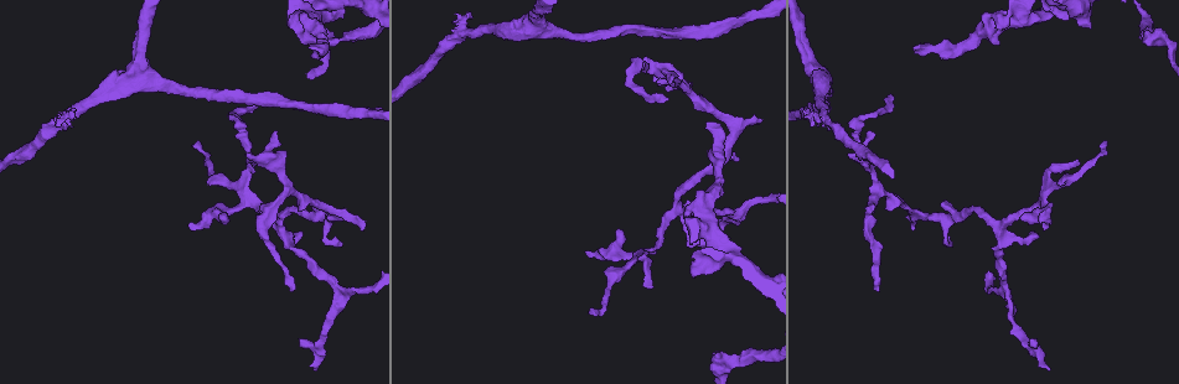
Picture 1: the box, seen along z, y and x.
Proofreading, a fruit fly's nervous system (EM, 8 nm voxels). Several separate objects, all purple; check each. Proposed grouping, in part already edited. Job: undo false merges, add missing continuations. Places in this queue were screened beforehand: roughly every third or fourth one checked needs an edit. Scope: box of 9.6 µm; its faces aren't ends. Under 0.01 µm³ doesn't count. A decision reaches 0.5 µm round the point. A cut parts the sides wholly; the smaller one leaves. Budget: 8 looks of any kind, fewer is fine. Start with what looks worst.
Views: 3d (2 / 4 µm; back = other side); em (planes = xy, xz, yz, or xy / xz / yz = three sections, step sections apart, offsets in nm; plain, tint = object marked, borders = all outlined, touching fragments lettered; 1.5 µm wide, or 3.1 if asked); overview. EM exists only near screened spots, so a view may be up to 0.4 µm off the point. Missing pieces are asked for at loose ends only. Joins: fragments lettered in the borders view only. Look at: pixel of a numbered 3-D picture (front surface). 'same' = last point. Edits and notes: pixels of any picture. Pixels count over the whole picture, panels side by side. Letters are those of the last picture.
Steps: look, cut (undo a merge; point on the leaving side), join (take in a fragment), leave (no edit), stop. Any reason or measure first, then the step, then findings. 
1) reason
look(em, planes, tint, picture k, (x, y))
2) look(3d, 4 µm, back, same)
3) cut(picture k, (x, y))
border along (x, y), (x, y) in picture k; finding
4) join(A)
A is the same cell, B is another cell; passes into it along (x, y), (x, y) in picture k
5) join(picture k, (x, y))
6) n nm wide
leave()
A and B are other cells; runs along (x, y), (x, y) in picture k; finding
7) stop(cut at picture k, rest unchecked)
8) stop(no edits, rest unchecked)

thin end
look(em, planes, borders, picture 1, (892, 94))

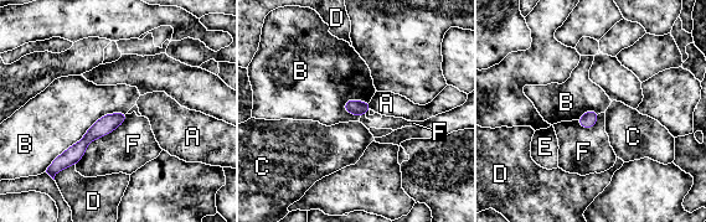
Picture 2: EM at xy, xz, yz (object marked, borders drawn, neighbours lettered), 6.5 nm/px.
100 nm wide
leave()
A, B, C, D, E and F are other cells; border along (127, 110), (103, 114), (50, 164) in picture 2; none of them fits

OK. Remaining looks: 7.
branch stops here
look(3d, 4 µm, picture 1, (910, 225))

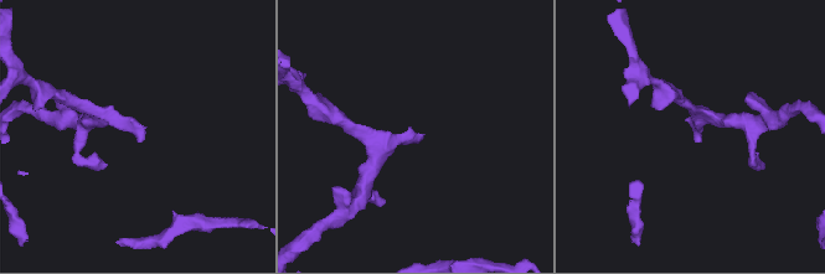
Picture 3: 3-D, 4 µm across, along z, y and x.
now the EM
look(em, planes, borders, picture 3, (144, 135))

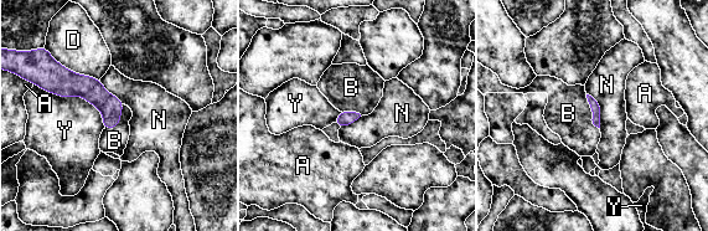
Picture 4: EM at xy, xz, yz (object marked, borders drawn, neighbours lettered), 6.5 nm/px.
join(B)
B is the same cell, A, D, N and Y are other cells; passes into it along (595, 109), (592, 112), (568, 113) in picture 4; the cell continues

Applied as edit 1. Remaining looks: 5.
free end
look(em, xz, step 4, borders, picture 1, (195, 149))

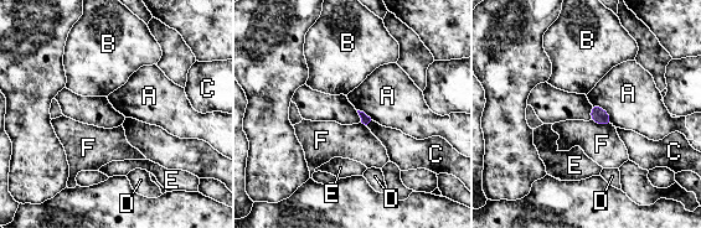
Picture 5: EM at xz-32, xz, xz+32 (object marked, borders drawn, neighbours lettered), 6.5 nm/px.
another direction
look(em, planes, borders, same)

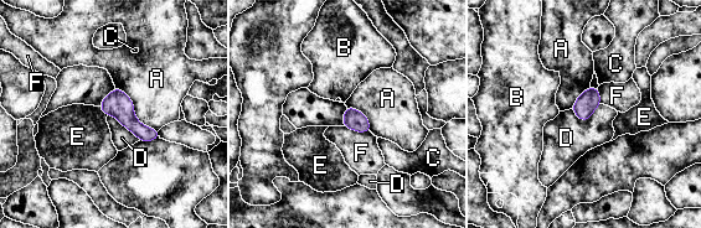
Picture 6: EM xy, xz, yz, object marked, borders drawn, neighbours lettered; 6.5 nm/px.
140 nm wide; A touches over 400 nm
leave()
A, B, C, D, E and F are other cells; none of them fits

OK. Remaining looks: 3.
stop(join at picture 4, rest unchecked)

